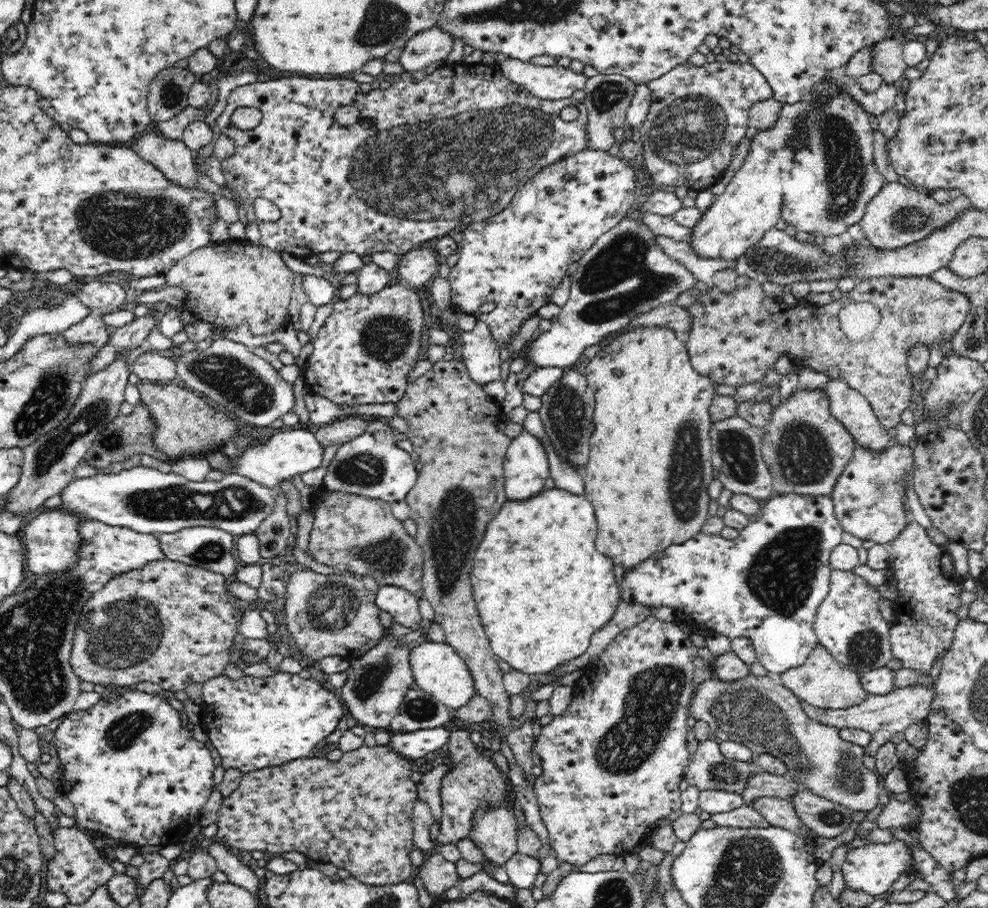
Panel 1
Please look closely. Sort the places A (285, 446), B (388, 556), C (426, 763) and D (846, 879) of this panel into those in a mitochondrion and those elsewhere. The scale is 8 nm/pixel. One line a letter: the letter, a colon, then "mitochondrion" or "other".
A: other
B: mitochondrion
C: other
D: other

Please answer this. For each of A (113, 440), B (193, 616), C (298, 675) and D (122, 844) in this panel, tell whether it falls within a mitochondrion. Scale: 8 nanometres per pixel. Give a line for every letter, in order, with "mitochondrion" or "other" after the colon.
A: mitochondrion
B: other
C: other
D: other

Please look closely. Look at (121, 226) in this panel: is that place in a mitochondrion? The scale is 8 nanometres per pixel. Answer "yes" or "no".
yes

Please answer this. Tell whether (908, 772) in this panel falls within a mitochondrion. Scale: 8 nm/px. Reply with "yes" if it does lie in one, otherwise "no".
no

